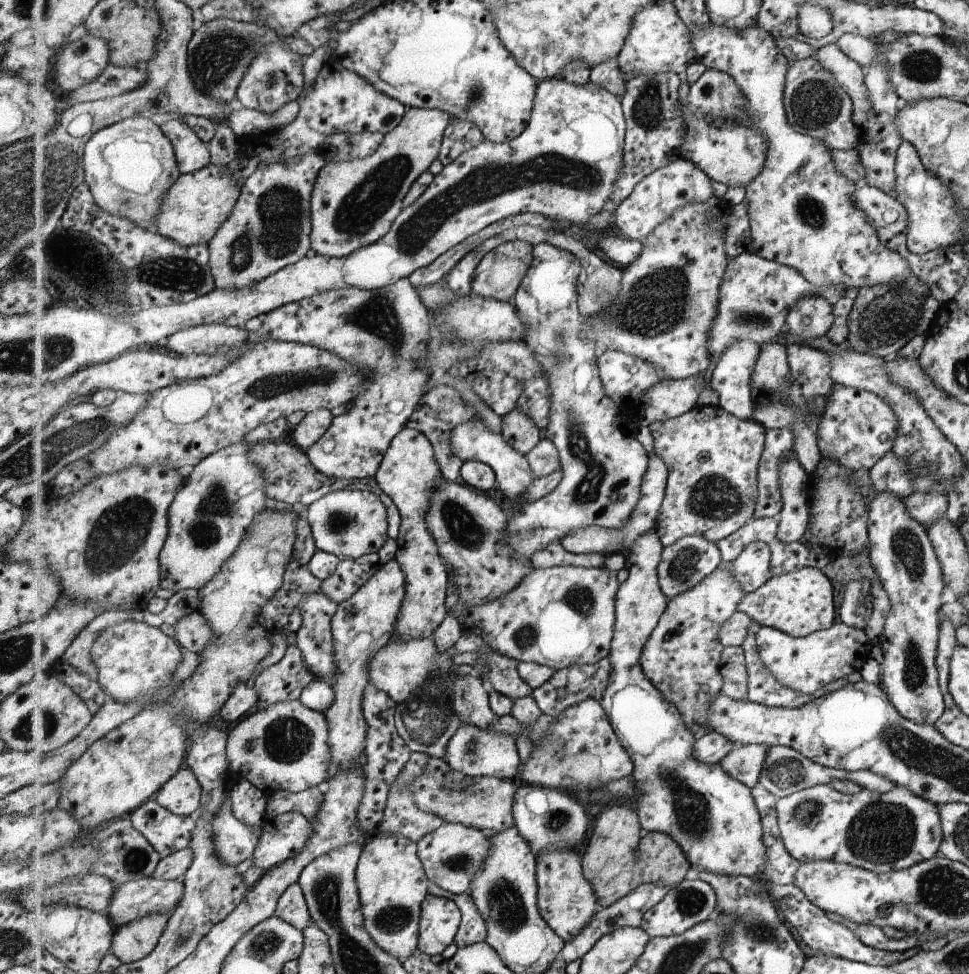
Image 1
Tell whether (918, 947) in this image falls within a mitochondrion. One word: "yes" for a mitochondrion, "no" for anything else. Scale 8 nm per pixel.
no

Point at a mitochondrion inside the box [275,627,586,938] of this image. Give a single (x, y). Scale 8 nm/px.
(429, 712)

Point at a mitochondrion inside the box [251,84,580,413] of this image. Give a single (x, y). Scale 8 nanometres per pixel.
(361, 207)

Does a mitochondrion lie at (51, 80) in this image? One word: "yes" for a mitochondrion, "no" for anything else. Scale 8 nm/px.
no

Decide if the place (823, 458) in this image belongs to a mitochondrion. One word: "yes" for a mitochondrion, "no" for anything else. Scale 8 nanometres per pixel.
no

